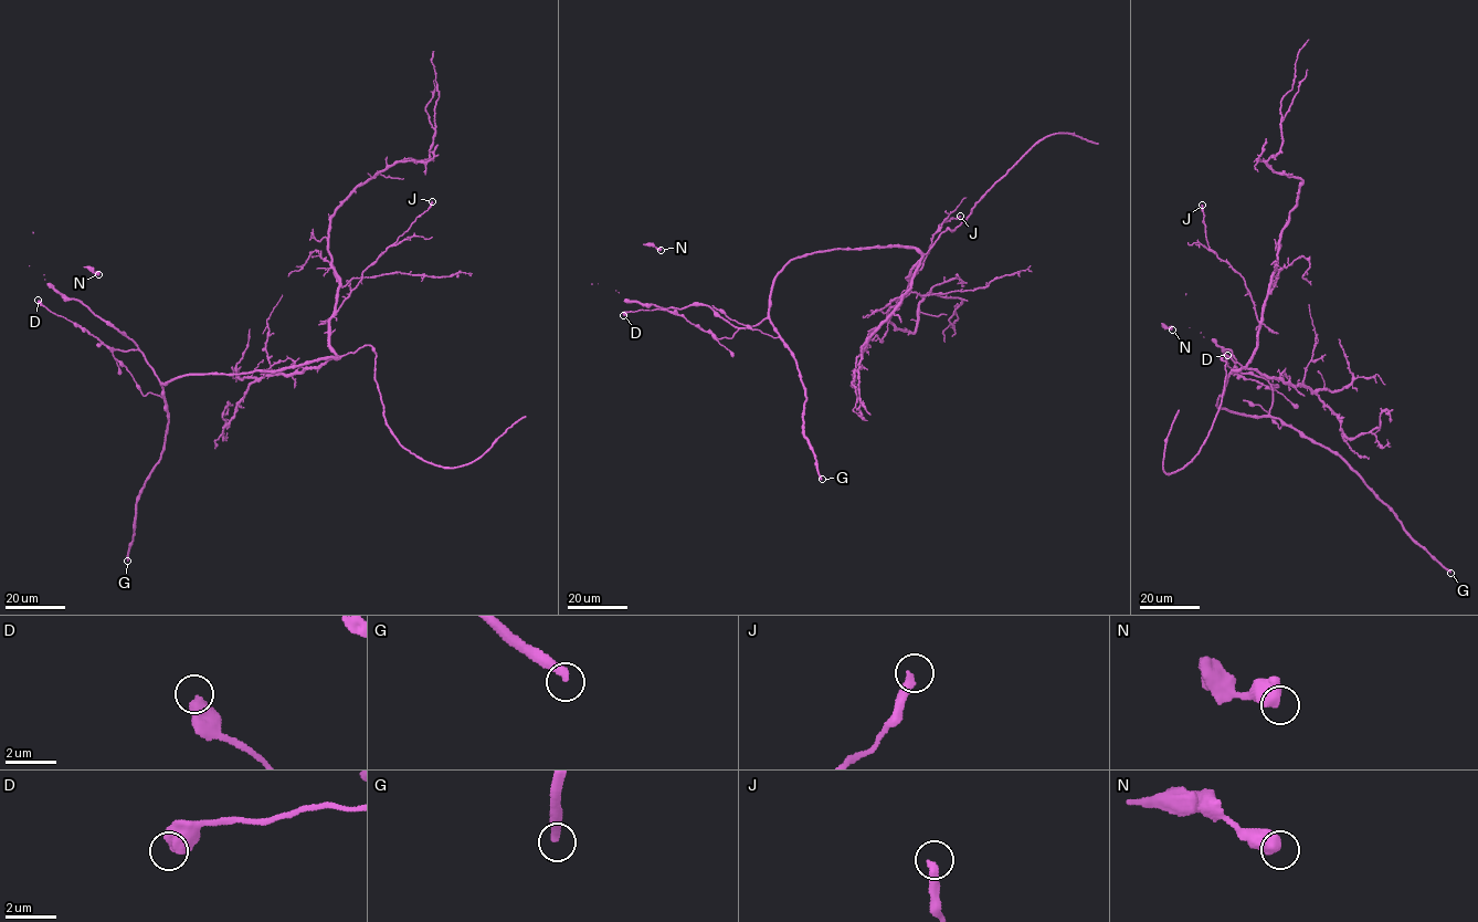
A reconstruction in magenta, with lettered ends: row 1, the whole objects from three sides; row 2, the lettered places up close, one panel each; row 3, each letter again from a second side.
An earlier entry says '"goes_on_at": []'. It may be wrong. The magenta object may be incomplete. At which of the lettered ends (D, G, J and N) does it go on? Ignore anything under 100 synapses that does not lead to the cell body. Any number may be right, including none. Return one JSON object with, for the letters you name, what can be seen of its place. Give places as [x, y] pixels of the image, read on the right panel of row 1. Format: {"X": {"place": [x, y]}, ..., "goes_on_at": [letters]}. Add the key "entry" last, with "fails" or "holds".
{"G": {"place": [1450, 573]}, "goes_on_at": ["G"], "entry": "fails"}

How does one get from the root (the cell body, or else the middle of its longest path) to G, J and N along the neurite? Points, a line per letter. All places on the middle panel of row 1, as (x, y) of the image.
G: (906, 248), (806, 253), (793, 258), (774, 280), (769, 320), (795, 359), (806, 400), (803, 432), (822, 479)
J: (906, 248), (916, 248), (921, 257), (907, 276), (909, 279), (924, 265), (938, 226), (960, 216)
N: (906, 248), (793, 258), (769, 315), (739, 328), (705, 305), (615, 291), (643, 244), (661, 250)

